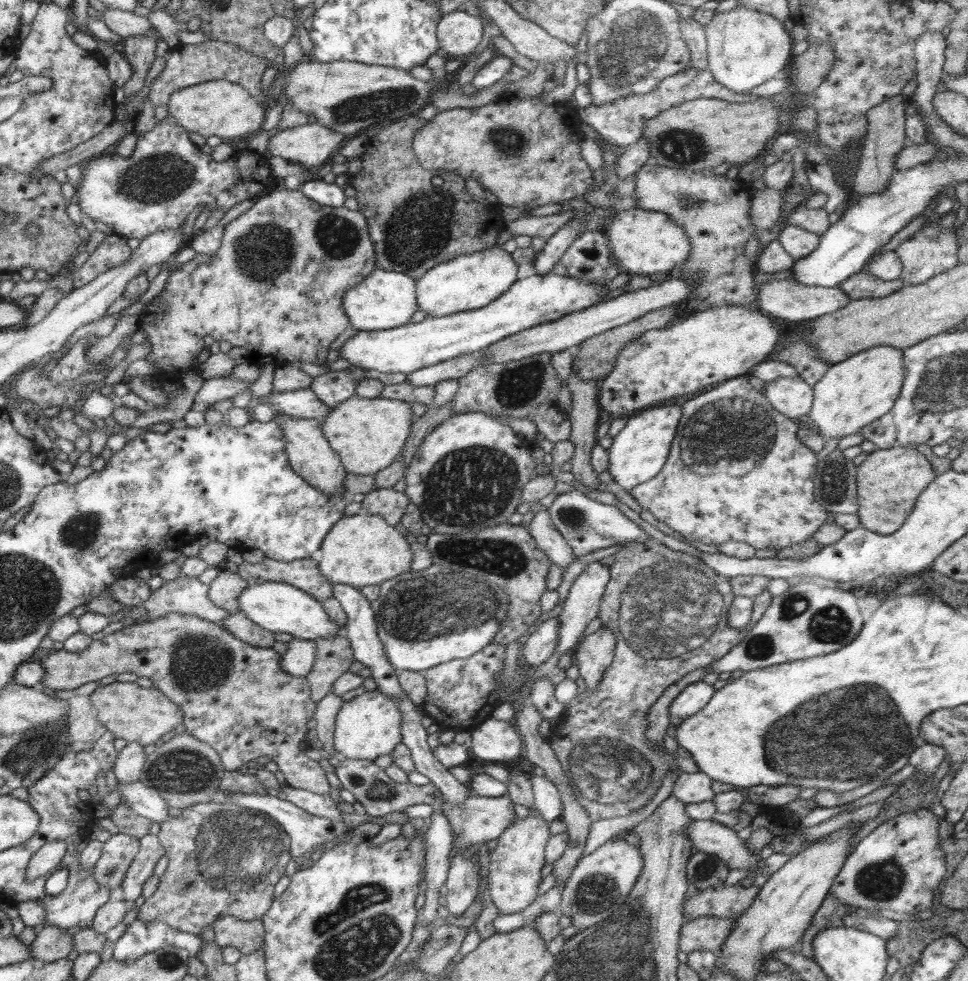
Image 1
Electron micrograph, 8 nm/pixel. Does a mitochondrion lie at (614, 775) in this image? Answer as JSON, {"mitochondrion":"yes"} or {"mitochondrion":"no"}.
{"mitochondrion":"yes"}

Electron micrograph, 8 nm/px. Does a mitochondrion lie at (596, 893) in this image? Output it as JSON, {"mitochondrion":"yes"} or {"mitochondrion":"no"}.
{"mitochondrion":"yes"}

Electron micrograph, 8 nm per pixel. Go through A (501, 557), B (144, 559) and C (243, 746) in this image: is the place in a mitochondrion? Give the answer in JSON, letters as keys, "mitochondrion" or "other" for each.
{"A":"mitochondrion","B":"other","C":"other"}

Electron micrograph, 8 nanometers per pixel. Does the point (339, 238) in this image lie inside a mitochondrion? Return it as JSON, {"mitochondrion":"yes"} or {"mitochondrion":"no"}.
{"mitochondrion":"yes"}

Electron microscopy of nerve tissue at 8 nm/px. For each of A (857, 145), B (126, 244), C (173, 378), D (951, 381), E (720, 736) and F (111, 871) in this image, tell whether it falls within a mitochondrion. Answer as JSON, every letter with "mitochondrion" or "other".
{"A":"other","B":"other","C":"other","D":"mitochondrion","E":"other","F":"mitochondrion"}

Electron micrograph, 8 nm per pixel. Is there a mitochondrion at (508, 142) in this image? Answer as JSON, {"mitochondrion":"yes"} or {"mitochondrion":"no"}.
{"mitochondrion":"yes"}

